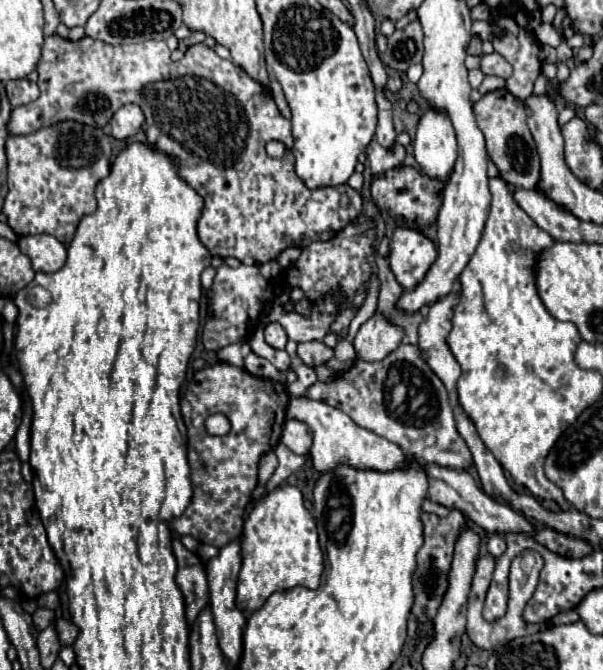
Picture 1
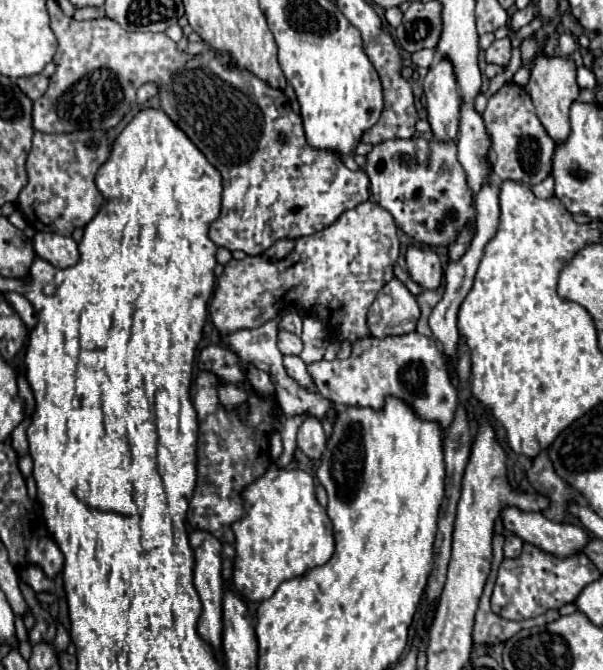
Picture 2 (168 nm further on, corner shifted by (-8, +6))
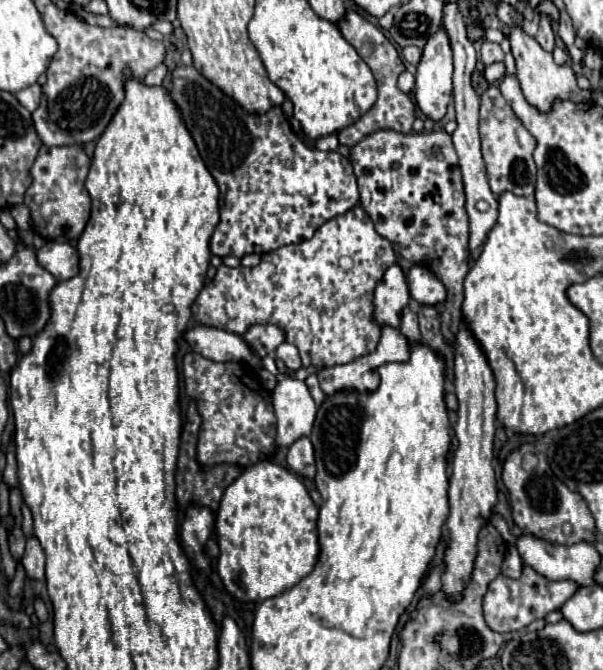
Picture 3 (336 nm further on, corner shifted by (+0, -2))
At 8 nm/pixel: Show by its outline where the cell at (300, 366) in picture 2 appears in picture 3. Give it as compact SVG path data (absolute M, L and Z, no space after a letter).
M271 355L261 359L261 367L277 375L279 383L273 391L273 407L277 415L277 447L289 447L301 437L309 437L317 413L317 405L305 381L289 379L275 367Z

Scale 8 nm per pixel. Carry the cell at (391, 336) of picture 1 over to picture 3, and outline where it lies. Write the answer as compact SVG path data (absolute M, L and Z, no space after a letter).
M391 265L375 287L375 319L379 325L401 325L401 311L409 301L409 287L401 265Z

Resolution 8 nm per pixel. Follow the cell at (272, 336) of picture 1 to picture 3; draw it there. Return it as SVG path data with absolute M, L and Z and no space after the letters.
M281 343L281 345L277 347L275 355L277 355L277 359L281 359L281 361L285 363L287 369L291 369L291 371L301 369L301 357L299 357L299 351L297 351L295 345L291 345L291 343Z

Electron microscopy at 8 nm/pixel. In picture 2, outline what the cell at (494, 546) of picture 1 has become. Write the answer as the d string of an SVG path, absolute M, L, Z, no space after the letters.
M509 535L505 539L505 557L517 557L521 553L523 541L517 535Z

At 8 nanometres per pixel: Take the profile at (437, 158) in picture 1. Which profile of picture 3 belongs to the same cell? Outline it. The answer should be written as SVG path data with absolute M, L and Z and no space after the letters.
M443 29L427 39L415 77L415 99L419 109L433 121L443 119L453 93L453 55L449 37Z

